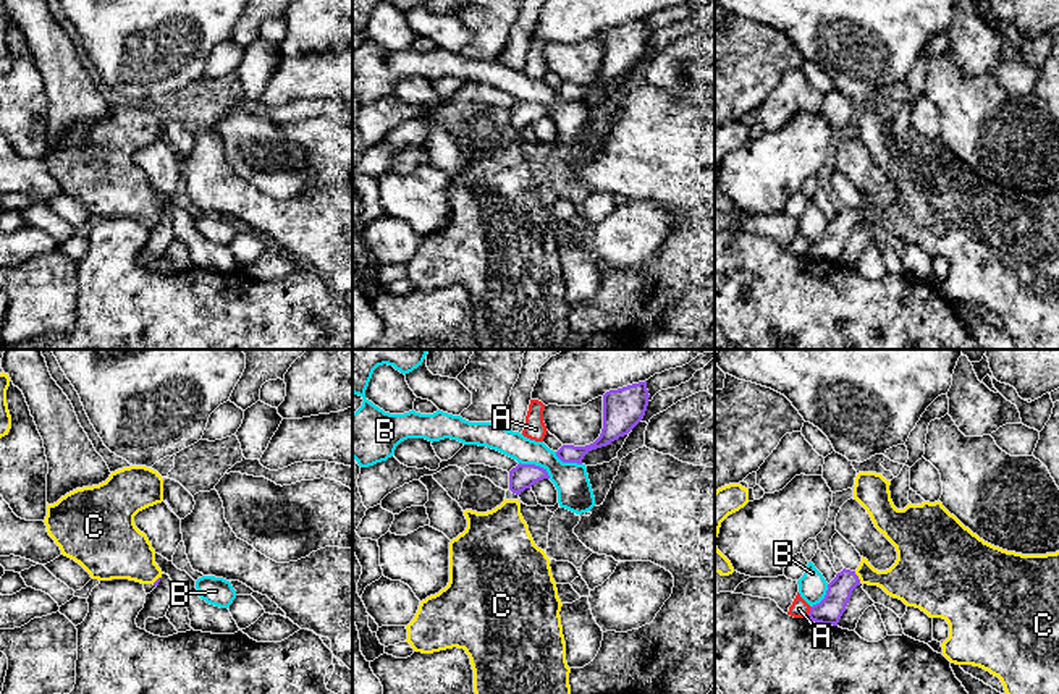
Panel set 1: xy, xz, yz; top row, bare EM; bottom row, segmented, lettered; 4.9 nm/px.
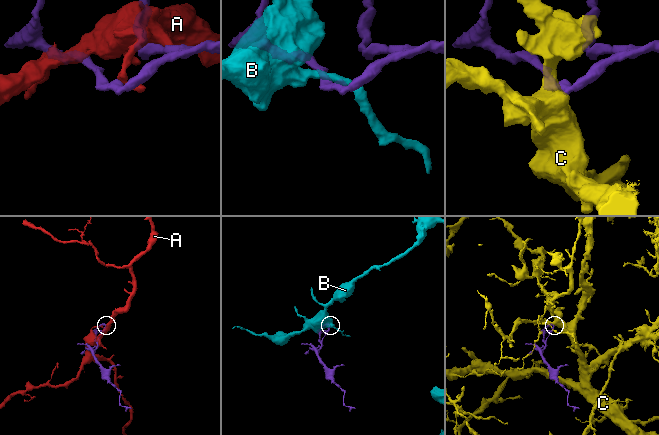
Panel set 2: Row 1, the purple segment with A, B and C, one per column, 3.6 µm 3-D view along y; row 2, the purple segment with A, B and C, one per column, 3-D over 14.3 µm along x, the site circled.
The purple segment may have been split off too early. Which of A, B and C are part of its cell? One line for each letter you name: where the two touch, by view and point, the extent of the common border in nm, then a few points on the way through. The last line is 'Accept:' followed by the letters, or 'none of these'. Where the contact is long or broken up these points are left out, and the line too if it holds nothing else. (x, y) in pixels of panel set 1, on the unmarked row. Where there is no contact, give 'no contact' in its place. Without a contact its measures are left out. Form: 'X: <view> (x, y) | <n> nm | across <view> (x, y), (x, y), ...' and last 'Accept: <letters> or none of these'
C: yz (857, 214) | 70 nm | across yz (830, 248), (836, 235), (857, 214), (907, 217)
Accept: C

